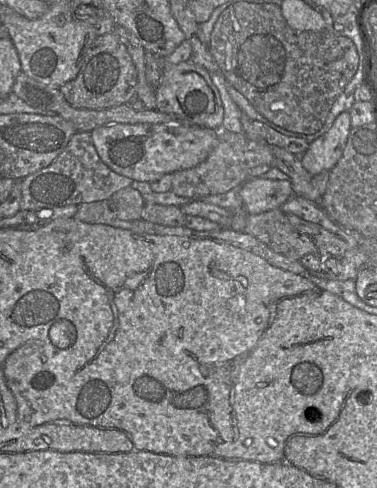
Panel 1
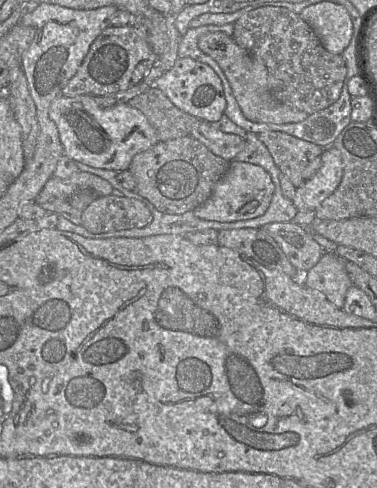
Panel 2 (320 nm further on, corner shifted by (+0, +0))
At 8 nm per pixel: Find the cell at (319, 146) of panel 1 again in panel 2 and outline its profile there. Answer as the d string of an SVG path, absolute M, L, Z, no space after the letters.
M333 145L324 148L321 166L303 185L296 188L292 202L299 210L316 210L339 186L343 176L343 160Z

